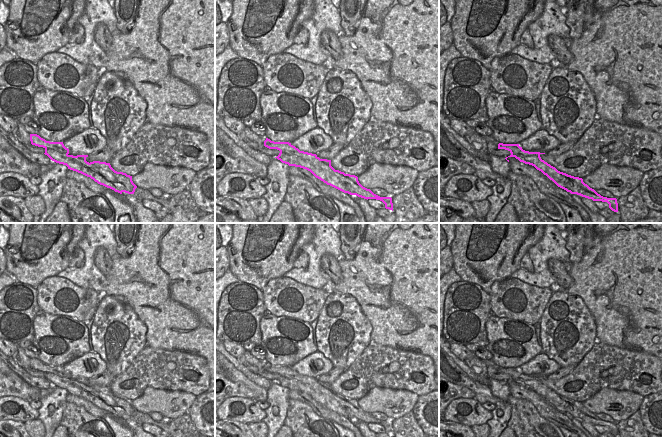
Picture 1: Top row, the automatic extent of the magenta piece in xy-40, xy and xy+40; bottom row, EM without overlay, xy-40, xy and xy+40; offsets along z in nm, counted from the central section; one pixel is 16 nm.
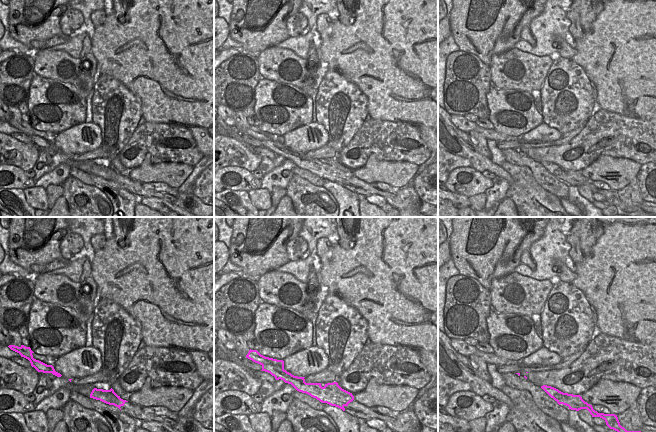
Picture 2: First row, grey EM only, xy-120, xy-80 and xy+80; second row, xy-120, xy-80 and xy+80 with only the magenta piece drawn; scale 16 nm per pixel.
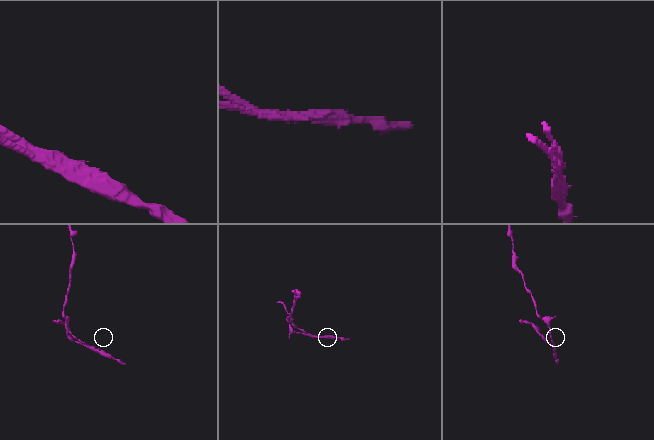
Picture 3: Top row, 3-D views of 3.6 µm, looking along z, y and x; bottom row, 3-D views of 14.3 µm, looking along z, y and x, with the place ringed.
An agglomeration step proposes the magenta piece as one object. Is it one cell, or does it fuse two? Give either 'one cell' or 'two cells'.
two cells

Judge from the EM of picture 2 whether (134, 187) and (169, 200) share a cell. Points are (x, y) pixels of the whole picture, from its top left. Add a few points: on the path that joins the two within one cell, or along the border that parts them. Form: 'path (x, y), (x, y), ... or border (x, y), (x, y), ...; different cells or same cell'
path (143, 193), (160, 195); same cell

